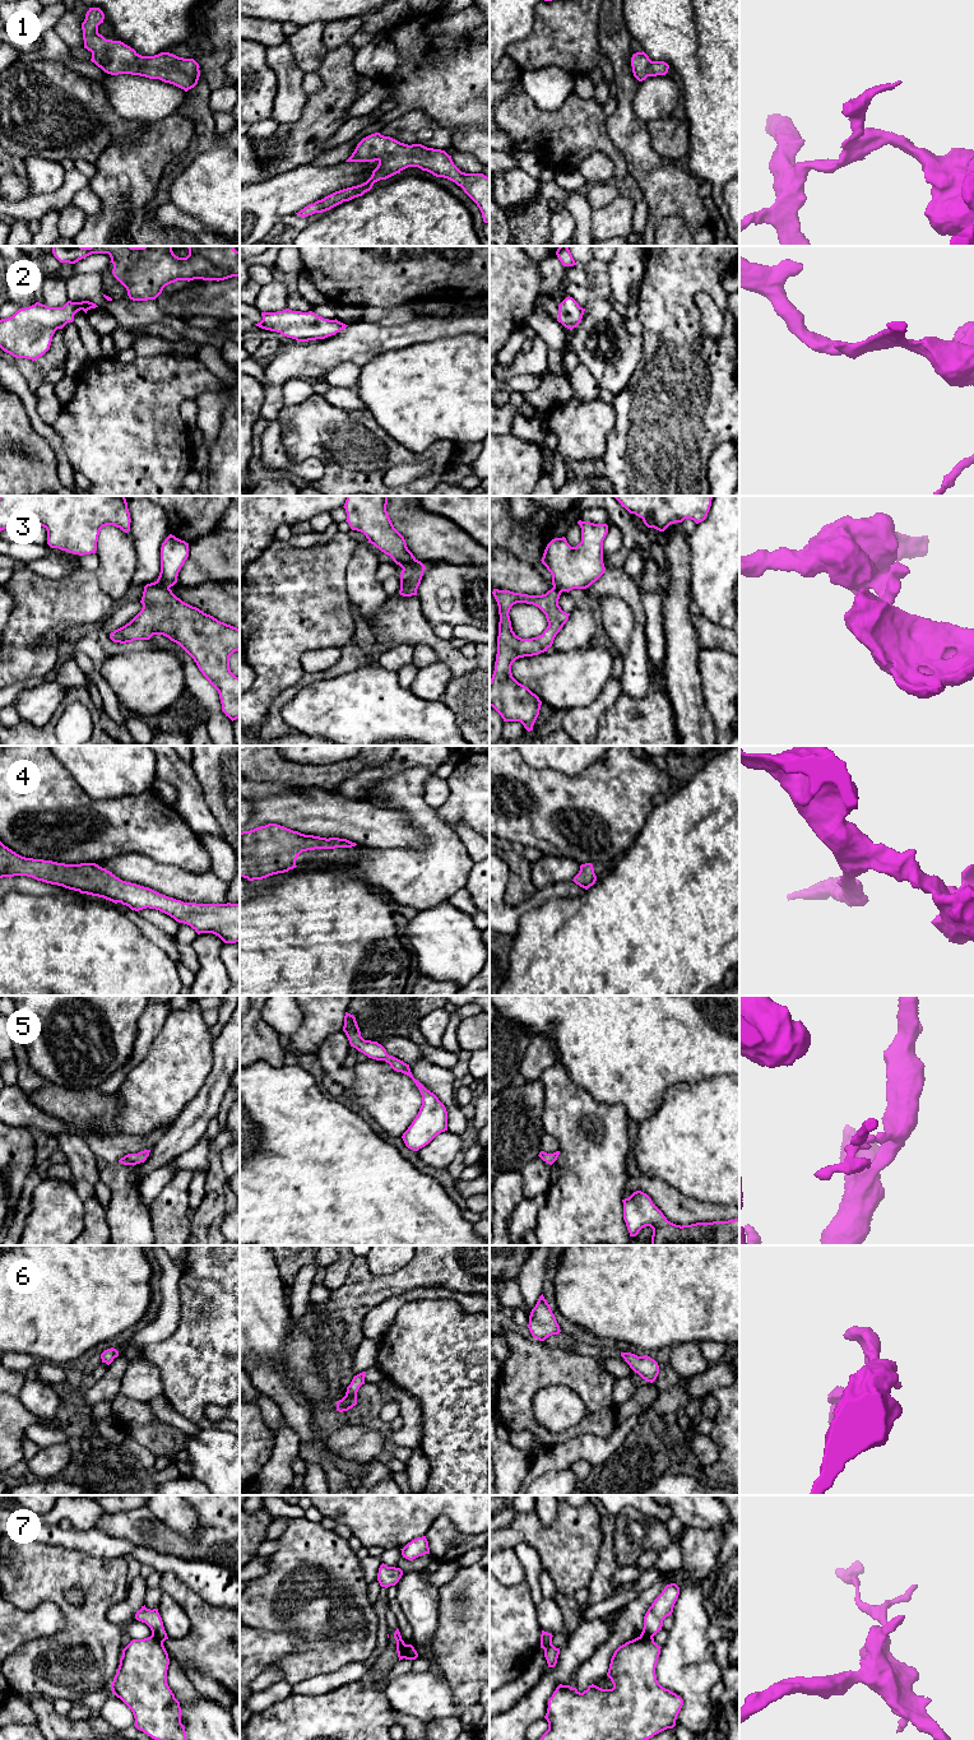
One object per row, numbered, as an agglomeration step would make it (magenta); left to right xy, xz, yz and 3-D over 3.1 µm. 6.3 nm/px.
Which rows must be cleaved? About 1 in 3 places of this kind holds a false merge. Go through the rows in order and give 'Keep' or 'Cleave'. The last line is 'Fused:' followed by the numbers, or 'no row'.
1: Keep
2: Keep
3: Cleave
4: Keep
5: Cleave
6: Cleave
7: Cleave
Fused: 3, 5, 6, 7

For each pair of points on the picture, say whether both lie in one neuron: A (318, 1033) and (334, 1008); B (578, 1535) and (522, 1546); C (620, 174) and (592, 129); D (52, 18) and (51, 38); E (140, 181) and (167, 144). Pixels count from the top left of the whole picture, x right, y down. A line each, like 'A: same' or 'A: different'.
A: same
B: different
C: same
D: different
E: same

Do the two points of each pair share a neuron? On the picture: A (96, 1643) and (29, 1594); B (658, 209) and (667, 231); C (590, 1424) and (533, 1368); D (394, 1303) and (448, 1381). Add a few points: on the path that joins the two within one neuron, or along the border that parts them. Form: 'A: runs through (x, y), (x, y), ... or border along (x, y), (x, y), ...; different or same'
A: runs through (86, 1625), (54, 1594), (47, 1594); same
B: border along (690, 231), (680, 217), (666, 217), (654, 232); different
C: runs through (594, 1402), (594, 1399), (564, 1368), (555, 1368); same
D: border along (426, 1298), (407, 1302), (398, 1311), (384, 1336); different

